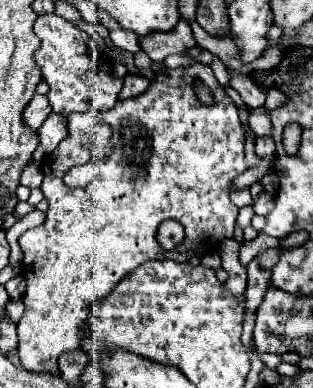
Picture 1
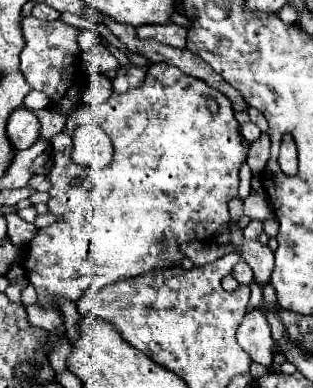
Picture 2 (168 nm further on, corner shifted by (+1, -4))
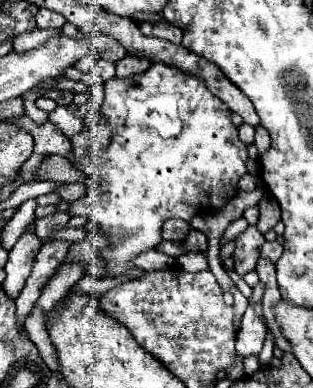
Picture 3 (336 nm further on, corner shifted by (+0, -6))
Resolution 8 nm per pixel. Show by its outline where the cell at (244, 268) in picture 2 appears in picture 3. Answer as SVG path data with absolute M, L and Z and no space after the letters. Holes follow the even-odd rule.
M247 227L239 237L237 237L237 249L233 253L235 259L235 271L239 275L247 275L249 271L255 269L255 263L259 259L257 249L263 243L263 235L257 231L257 227Z

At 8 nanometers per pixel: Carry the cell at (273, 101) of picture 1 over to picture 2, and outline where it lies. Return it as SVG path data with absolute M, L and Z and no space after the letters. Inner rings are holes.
M264 133L258 141L254 141L250 145L250 151L248 151L248 167L252 169L252 175L258 177L264 167L266 167L266 161L268 161L268 155L270 155L270 137Z

